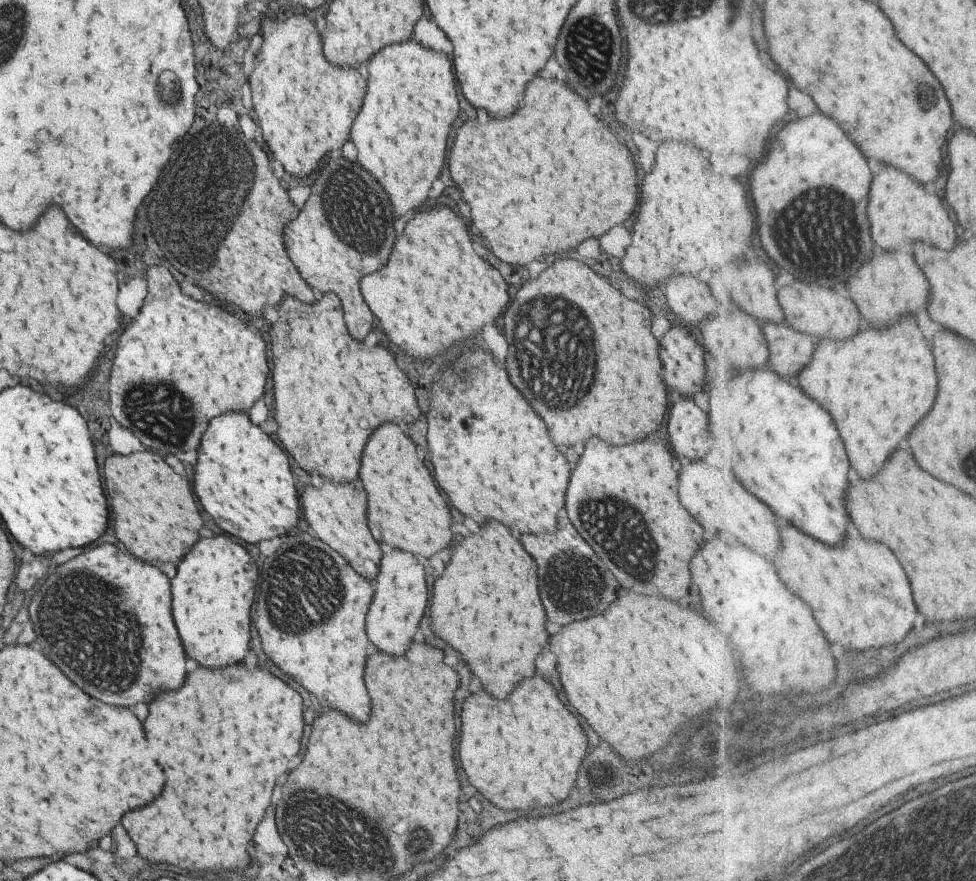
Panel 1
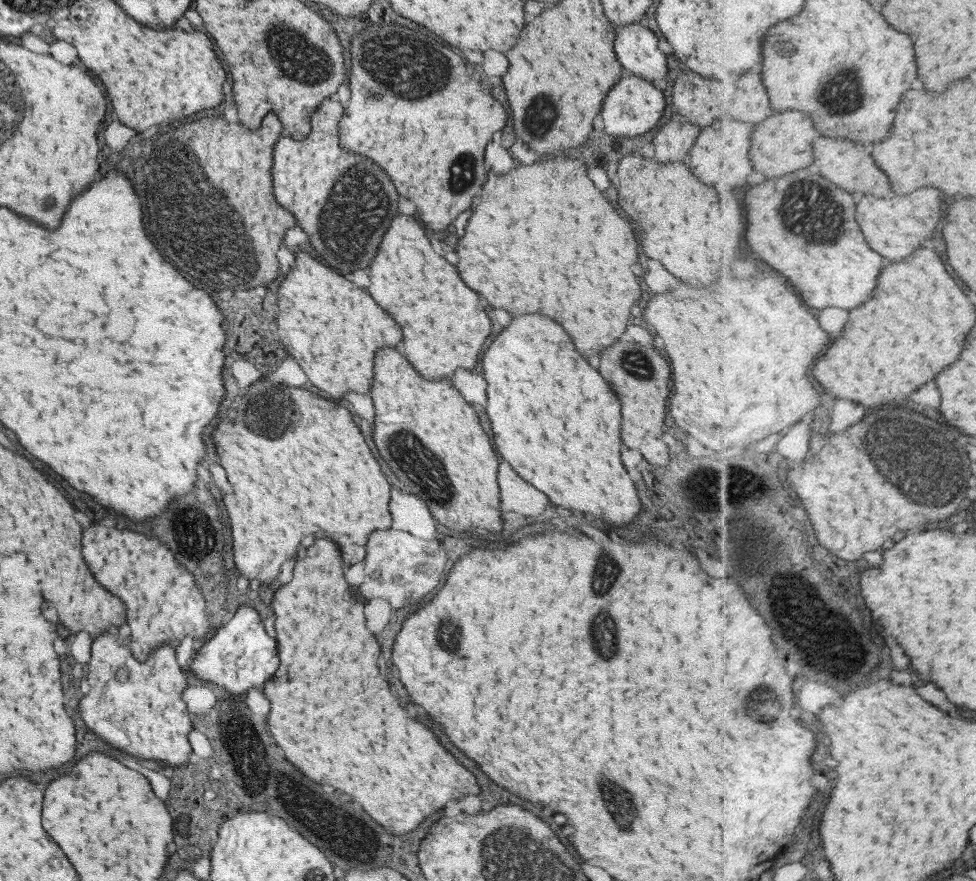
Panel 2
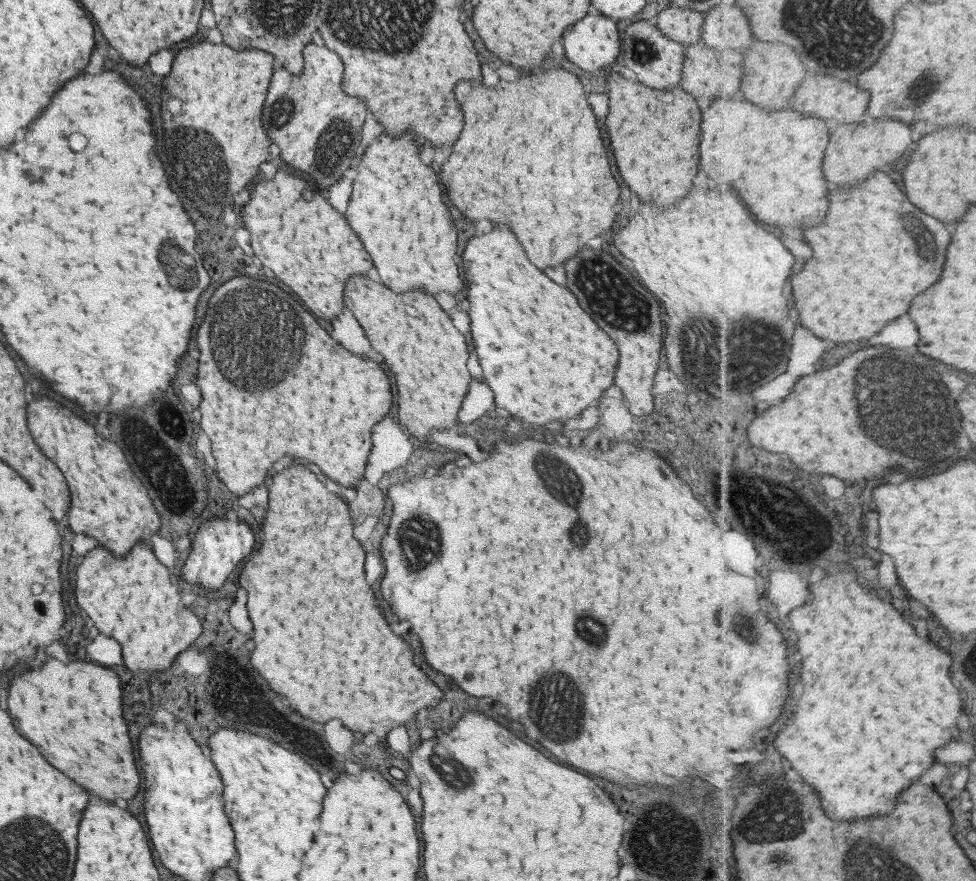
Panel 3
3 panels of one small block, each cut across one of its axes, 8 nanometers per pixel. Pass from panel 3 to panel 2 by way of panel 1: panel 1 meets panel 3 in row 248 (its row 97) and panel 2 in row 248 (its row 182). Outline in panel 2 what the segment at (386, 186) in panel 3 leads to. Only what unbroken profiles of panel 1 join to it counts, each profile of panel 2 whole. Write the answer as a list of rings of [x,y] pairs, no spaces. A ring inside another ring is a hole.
[[[395,216],[389,230],[383,234],[379,250],[369,266],[369,296],[379,304],[401,328],[407,362],[425,380],[441,380],[451,376],[457,368],[471,370],[477,362],[479,348],[489,336],[489,320],[479,306],[479,296],[469,290],[457,276],[455,268],[435,254],[421,230],[411,216]]]

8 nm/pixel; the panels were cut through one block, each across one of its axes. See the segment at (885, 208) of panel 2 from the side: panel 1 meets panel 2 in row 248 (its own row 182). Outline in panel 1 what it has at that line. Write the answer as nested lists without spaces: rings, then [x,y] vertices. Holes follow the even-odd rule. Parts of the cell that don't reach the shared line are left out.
[[[885,166],[883,172],[875,178],[875,184],[871,184],[867,216],[871,224],[871,238],[885,252],[899,248],[911,253],[911,248],[919,242],[933,244],[941,250],[953,250],[957,246],[957,226],[951,216],[947,218],[943,202],[935,194],[929,194],[911,176],[893,166]]]

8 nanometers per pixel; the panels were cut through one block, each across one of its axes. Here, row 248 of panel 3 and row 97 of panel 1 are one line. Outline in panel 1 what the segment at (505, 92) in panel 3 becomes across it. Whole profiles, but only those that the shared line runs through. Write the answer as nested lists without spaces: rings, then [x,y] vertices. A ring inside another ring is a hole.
[[[537,76],[529,80],[525,96],[513,116],[507,120],[489,120],[485,126],[465,122],[457,134],[459,136],[455,136],[449,154],[451,178],[459,186],[461,198],[471,208],[473,228],[487,240],[493,256],[509,266],[525,266],[535,258],[571,252],[583,238],[599,238],[613,224],[625,222],[635,210],[637,182],[629,152],[619,146],[611,132],[591,116],[585,100],[571,92],[563,82],[543,80]]]

